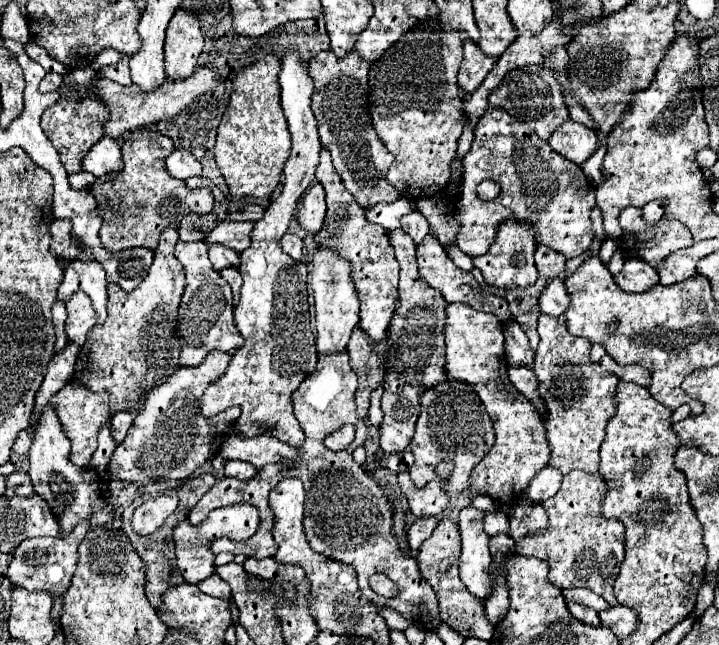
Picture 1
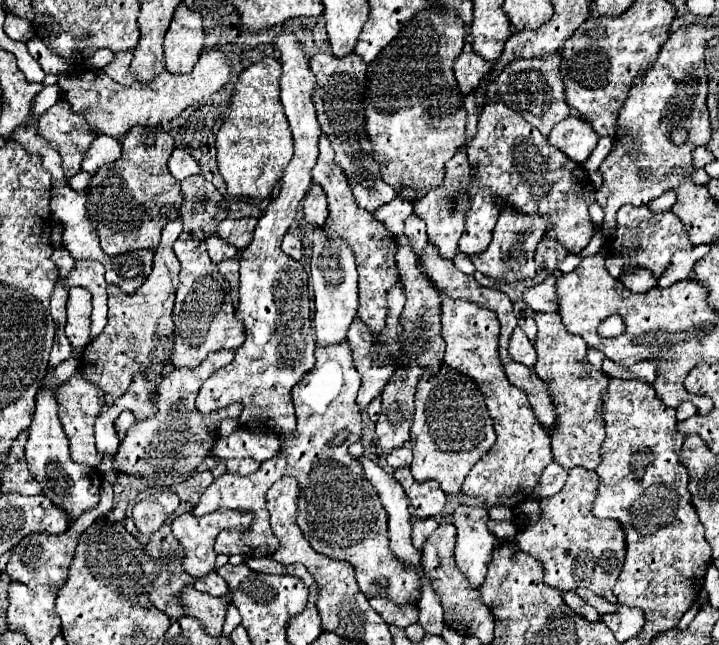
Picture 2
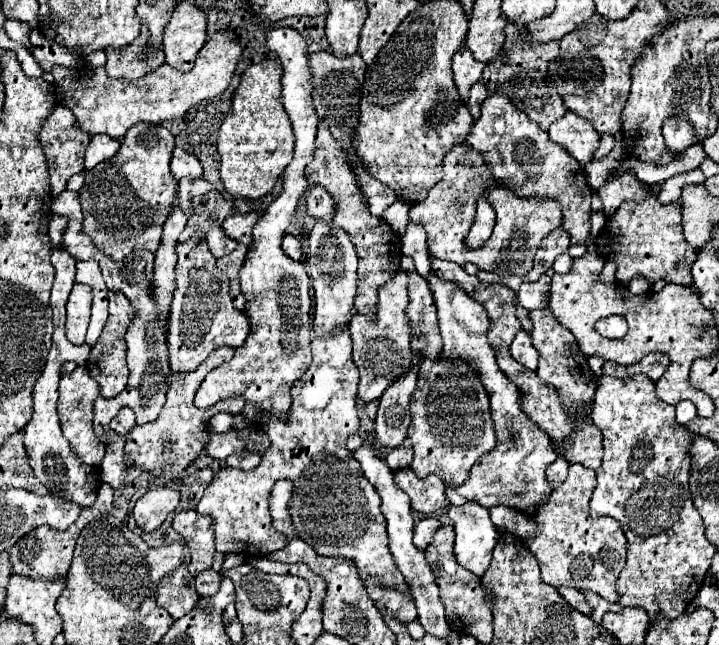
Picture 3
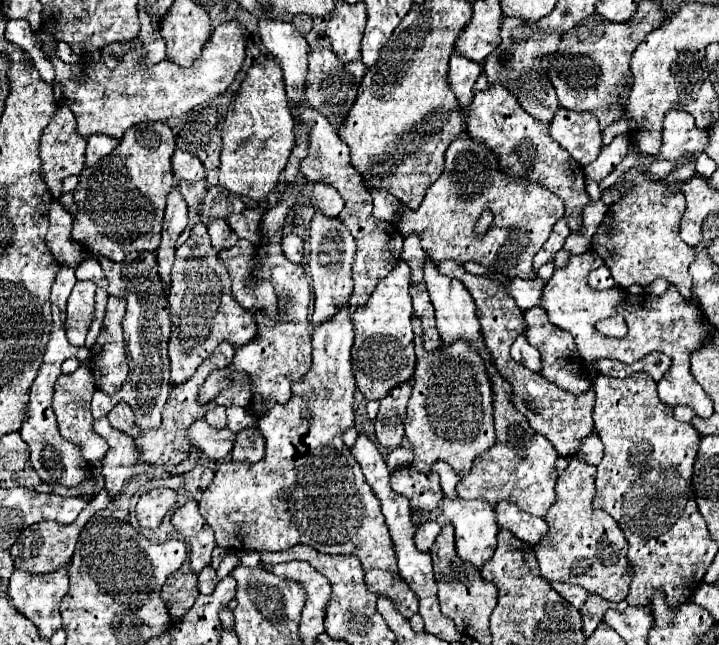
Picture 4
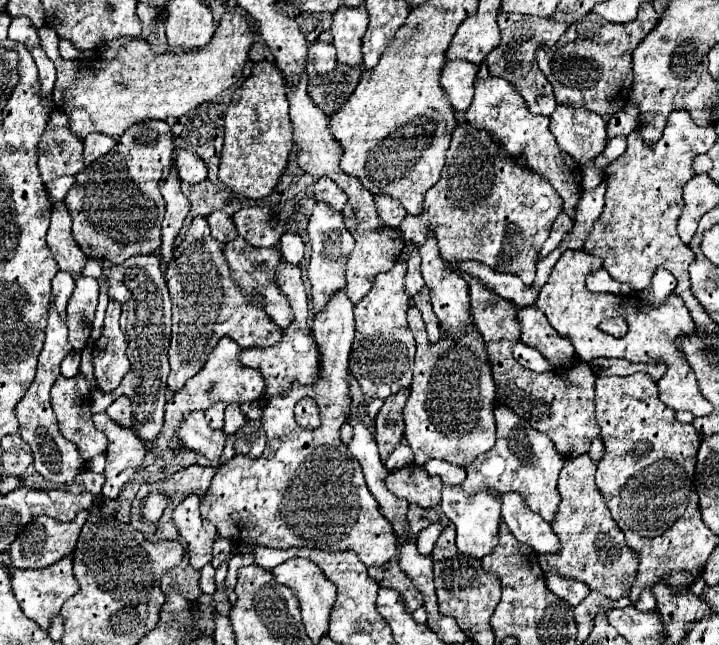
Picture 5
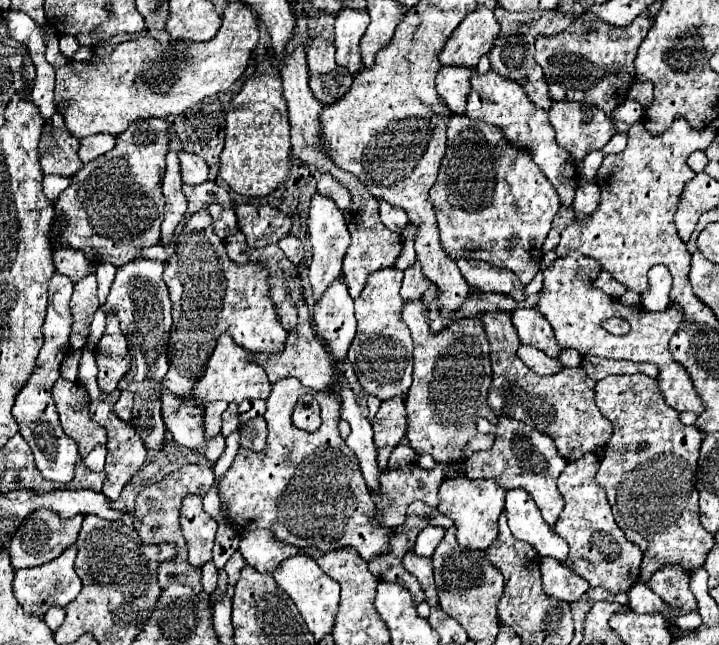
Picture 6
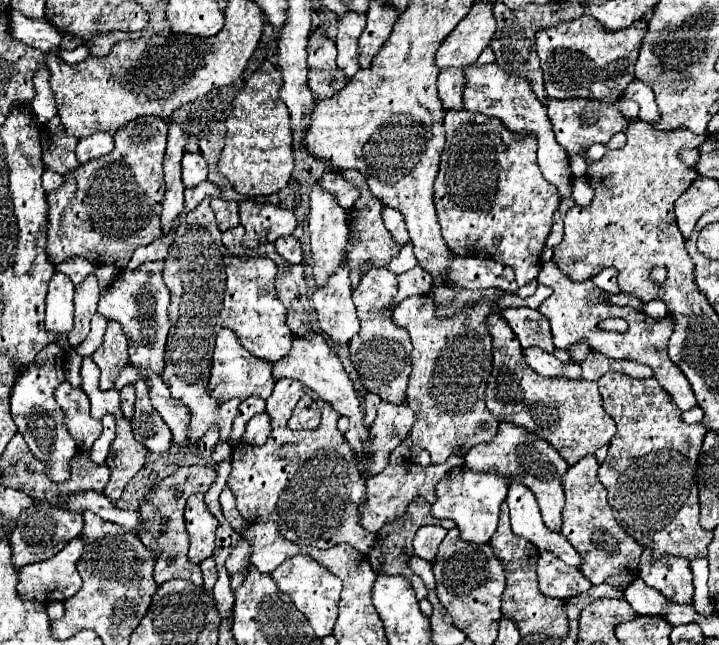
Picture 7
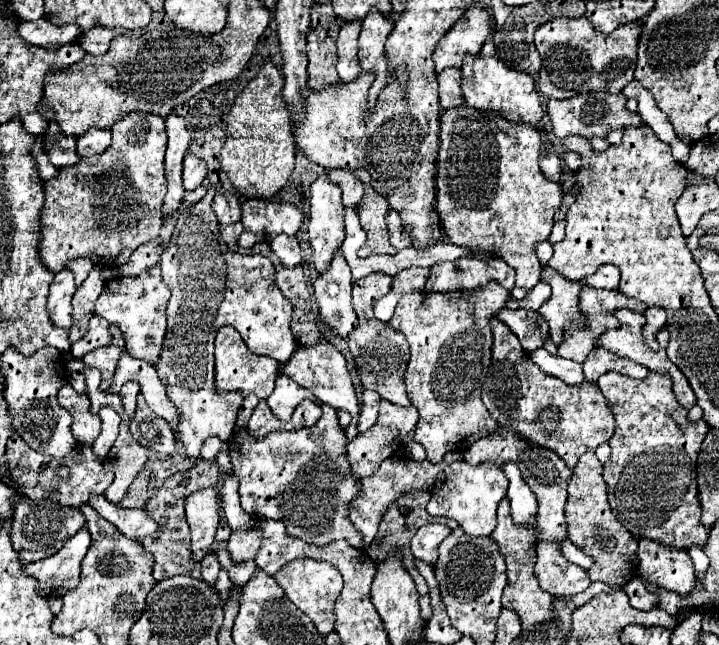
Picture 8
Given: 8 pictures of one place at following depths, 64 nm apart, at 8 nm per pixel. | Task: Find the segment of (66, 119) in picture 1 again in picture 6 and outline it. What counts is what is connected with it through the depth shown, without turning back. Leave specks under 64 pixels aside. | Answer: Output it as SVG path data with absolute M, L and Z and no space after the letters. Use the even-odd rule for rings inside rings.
M56 112L44 124L44 132L40 138L40 166L44 174L58 174L58 176L72 176L84 164L78 158L80 140L66 132L64 118Z

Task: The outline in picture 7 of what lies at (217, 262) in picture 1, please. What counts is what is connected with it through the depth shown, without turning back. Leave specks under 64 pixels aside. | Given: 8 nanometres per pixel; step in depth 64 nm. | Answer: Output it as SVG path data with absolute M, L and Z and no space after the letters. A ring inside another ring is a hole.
M212 198L210 206L214 210L214 216L216 216L220 232L226 232L226 230L230 230L230 228L240 224L238 222L238 204L236 202L228 202L224 198Z

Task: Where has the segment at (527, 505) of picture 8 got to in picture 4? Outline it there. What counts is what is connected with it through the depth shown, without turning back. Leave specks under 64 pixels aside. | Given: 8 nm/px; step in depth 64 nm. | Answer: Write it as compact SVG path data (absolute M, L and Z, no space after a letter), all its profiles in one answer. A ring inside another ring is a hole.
M506 500L498 502L494 506L494 512L496 512L496 522L500 528L514 532L516 538L520 538L522 542L530 546L538 544L548 534L548 524L542 518L522 512L512 502L506 502Z

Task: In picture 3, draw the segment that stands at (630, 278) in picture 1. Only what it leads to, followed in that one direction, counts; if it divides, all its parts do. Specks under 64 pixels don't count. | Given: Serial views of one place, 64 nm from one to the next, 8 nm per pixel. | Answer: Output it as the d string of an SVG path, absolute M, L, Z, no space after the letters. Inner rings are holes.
M636 276L632 278L632 284L628 284L628 290L632 294L646 294L650 288L652 288L652 282L644 280L644 276Z

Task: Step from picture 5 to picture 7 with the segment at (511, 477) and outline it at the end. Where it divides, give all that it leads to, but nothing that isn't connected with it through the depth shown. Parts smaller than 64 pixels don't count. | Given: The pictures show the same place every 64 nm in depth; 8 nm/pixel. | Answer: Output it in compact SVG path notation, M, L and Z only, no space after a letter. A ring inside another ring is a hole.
M500 422L498 426L498 434L490 444L480 444L476 448L472 448L466 456L466 466L472 472L498 472L502 478L510 480L520 480L526 488L530 488L538 500L540 512L542 512L542 520L548 528L552 528L554 532L560 530L562 524L562 508L564 508L564 490L560 484L560 478L564 476L564 472L568 470L568 464L564 462L564 458L552 448L552 444L548 444L544 438L522 430L516 424L508 424L508 422Z

